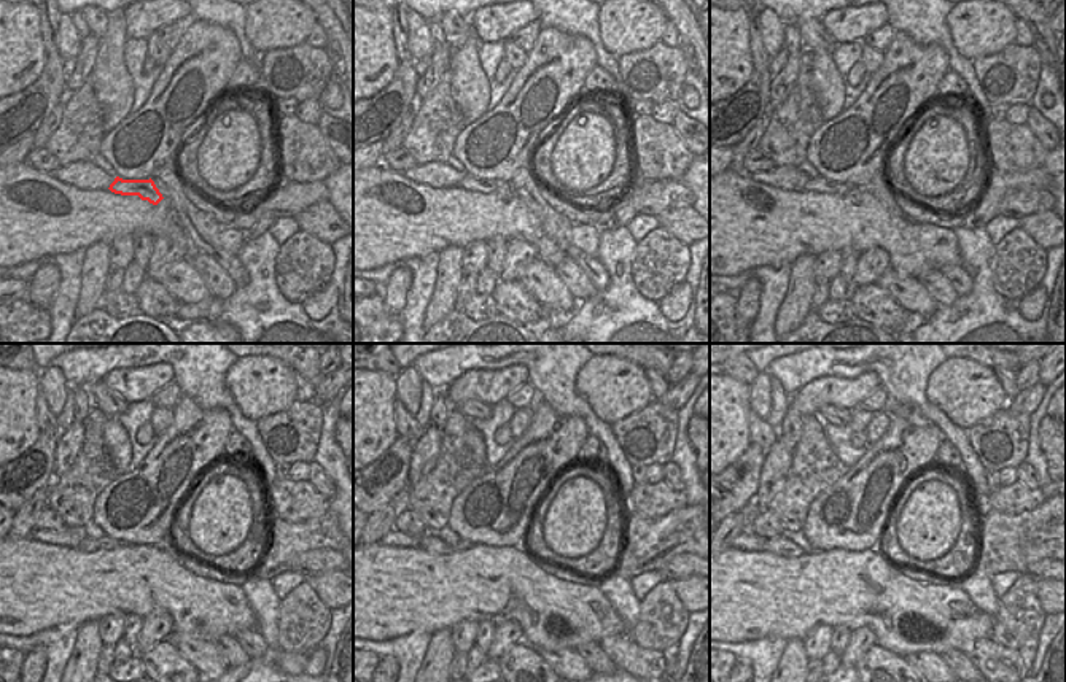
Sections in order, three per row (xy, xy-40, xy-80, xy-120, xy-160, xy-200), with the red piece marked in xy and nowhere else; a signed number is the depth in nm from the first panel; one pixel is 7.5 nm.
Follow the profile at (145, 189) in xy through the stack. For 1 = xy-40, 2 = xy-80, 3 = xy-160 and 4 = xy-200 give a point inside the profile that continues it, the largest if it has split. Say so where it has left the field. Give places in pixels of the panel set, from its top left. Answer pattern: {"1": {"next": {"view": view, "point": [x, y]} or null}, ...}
{"1": {"next": {"view": "xy-40", "point": [503, 189]}}, "2": {"next": {"view": "xy-80", "point": [821, 185]}}, "3": {"next": {"view": "xy-160", "point": [433, 546]}}, "4": {"next": {"view": "xy-200", "point": [780, 546]}}}

